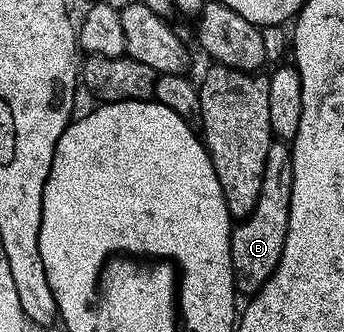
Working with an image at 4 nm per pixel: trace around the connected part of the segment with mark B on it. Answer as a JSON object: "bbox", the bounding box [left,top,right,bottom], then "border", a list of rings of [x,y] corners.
{"bbox":[232,143,294,299],"border":[[[274,143],[266,160],[265,182],[261,199],[252,217],[232,230],[232,262],[236,272],[236,287],[245,298],[251,299],[264,290],[264,285],[278,271],[286,251],[290,231],[290,207],[294,199],[294,159],[287,144]]]}

